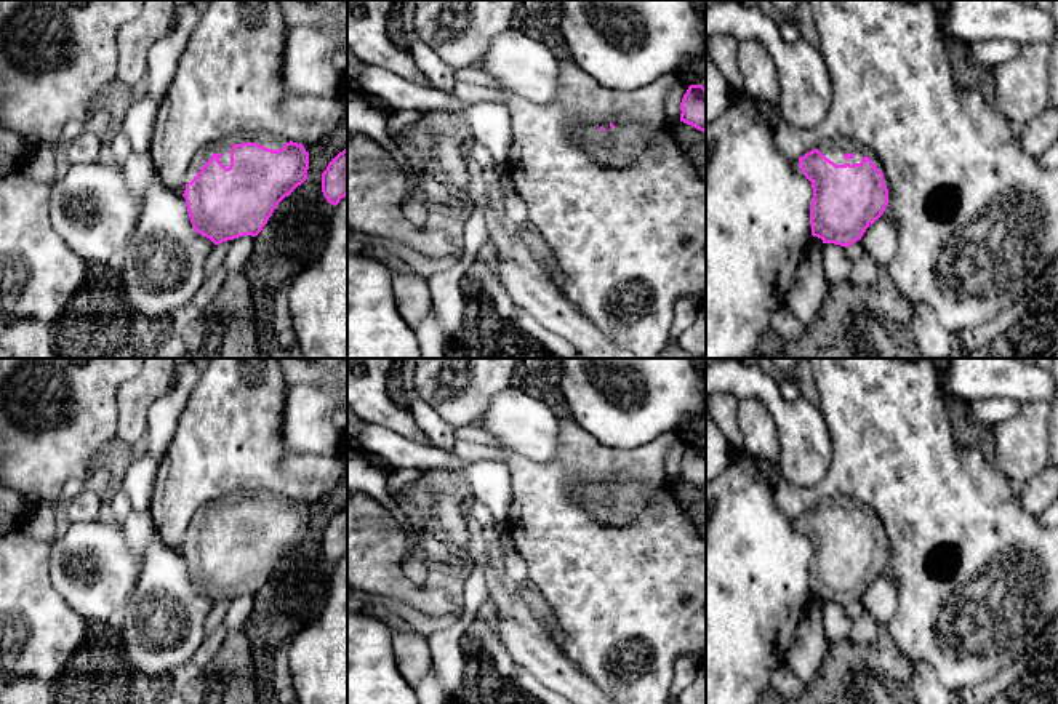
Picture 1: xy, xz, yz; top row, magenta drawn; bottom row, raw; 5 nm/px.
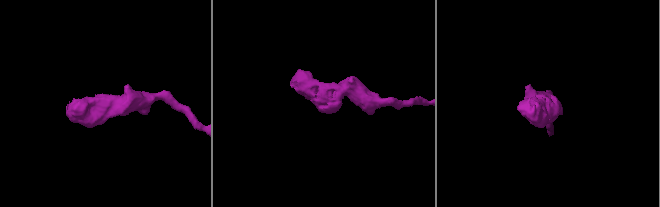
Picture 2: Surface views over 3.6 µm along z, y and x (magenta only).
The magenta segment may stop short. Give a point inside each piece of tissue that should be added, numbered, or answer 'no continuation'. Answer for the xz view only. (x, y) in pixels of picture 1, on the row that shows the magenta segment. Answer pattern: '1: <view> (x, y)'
1: xz (617, 148)

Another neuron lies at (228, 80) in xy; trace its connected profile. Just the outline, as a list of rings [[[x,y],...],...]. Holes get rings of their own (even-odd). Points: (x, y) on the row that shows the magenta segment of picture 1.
[[[210,0],[206,10],[189,35],[178,70],[158,104],[150,142],[150,157],[157,176],[181,195],[186,171],[194,155],[206,144],[242,131],[267,131],[288,141],[314,146],[339,123],[344,107],[339,96],[295,94],[280,77],[288,27],[277,0]]]

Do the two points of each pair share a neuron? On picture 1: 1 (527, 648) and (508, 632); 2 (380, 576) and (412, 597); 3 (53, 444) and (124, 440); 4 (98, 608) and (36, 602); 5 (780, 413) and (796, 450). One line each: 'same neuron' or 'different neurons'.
1: same neuron
2: same neuron
3: different neurons
4: different neurons
5: same neuron

